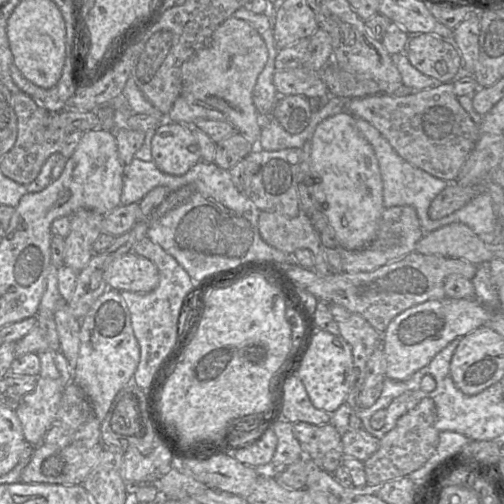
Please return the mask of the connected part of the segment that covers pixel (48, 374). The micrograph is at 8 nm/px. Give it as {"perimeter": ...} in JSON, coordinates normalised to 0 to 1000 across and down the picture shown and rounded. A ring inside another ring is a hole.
{"perimeter":[[[97,692],[73,702],[81,722],[73,764],[63,778],[46,784],[30,812],[48,869],[65,885],[83,881],[93,853],[111,833],[125,786],[123,746],[107,716],[107,696]]]}

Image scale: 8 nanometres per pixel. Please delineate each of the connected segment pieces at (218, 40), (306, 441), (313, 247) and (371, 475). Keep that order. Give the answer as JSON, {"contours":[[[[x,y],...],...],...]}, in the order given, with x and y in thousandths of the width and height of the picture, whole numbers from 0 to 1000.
{"contours":[[[[456,34],[423,65],[417,87],[361,131],[361,177],[337,222],[327,228],[347,244],[369,250],[391,238],[433,238],[456,244],[498,284],[510,284],[516,264],[516,226],[502,202],[502,179],[532,121],[532,97],[522,73],[492,44]]],[[[587,837],[581,839],[581,859],[601,903],[617,909],[637,931],[661,938],[679,921],[679,863],[659,839],[621,843]]],[[[520,417],[512,429],[512,456],[532,486],[569,504],[589,494],[611,494],[621,506],[621,534],[637,544],[661,540],[649,520],[643,486],[607,423],[571,431]]],[[[853,790],[837,792],[823,810],[792,829],[786,843],[752,873],[746,897],[720,915],[728,962],[804,946],[835,929],[863,899],[871,877],[873,855],[863,839],[865,808]]]]}

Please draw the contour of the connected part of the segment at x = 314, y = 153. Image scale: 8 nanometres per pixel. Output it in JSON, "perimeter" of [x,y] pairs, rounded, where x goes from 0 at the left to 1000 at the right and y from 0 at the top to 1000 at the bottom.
{"perimeter":[[[681,220],[639,238],[629,246],[615,282],[599,294],[609,298],[611,349],[625,355],[621,365],[611,367],[611,383],[635,405],[673,484],[690,496],[720,492],[742,474],[764,411],[750,317],[736,286],[708,256],[706,232]]]}

